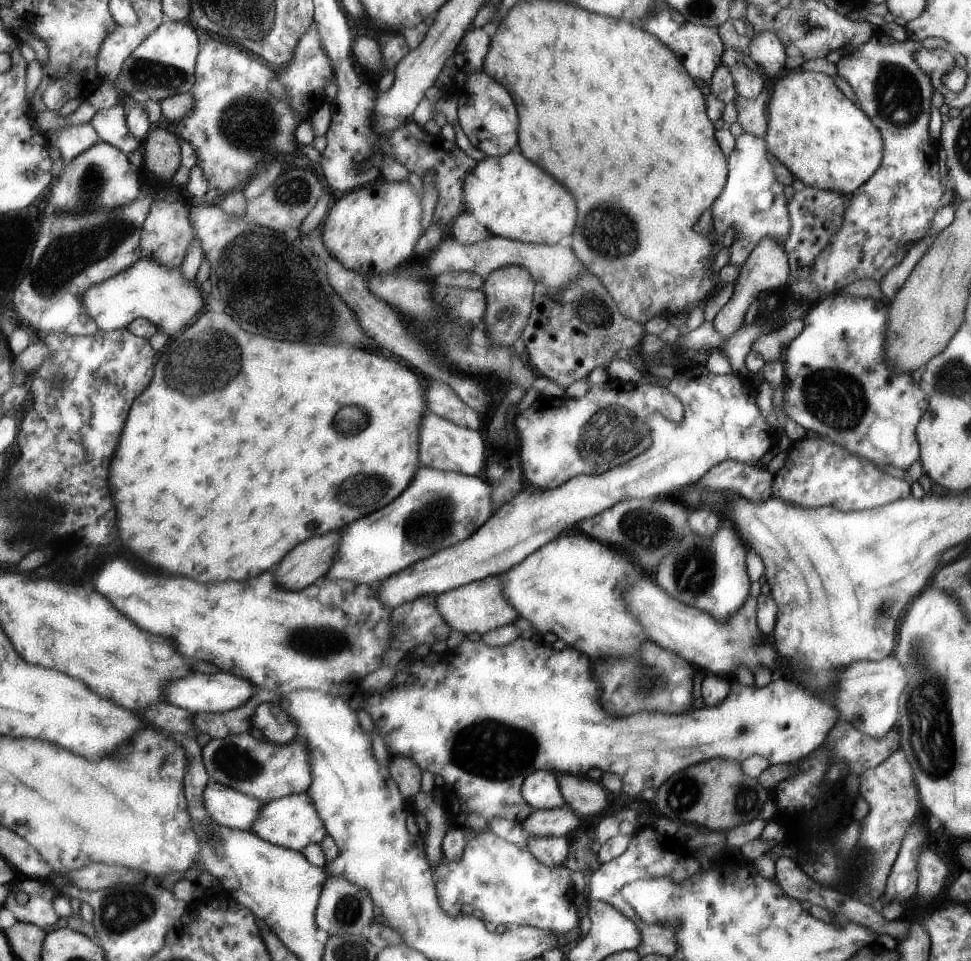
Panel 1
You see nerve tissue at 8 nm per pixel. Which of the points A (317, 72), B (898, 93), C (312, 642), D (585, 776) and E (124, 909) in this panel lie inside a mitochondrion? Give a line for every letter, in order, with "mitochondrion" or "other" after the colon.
A: other
B: mitochondrion
C: mitochondrion
D: other
E: mitochondrion

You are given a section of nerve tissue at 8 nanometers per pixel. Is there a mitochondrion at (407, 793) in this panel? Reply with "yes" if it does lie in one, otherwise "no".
no

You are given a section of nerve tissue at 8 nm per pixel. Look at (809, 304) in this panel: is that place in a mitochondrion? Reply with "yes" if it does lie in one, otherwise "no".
no

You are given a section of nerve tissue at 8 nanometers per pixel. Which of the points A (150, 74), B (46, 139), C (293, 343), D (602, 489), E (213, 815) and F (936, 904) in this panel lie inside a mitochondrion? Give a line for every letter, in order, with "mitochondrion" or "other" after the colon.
A: mitochondrion
B: other
C: other
D: other
E: other
F: other

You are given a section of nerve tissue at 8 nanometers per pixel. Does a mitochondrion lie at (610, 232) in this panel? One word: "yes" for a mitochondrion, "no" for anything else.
yes

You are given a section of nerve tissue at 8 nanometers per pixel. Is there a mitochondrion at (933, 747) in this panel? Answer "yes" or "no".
yes

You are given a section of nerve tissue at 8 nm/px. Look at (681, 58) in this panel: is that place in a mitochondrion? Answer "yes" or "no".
no

